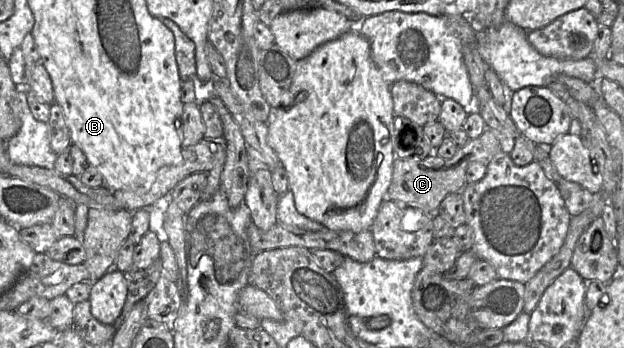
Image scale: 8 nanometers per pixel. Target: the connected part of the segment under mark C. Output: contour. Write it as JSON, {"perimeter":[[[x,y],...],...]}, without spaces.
{"perimeter":[[[486,128],[478,138],[470,139],[464,146],[459,147],[456,154],[450,159],[437,156],[434,153],[435,150],[424,159],[395,157],[391,182],[383,200],[403,202],[435,214],[447,195],[459,193],[464,188],[467,183],[467,168],[471,163],[480,162],[488,165],[500,151],[501,146],[496,134]]]}

